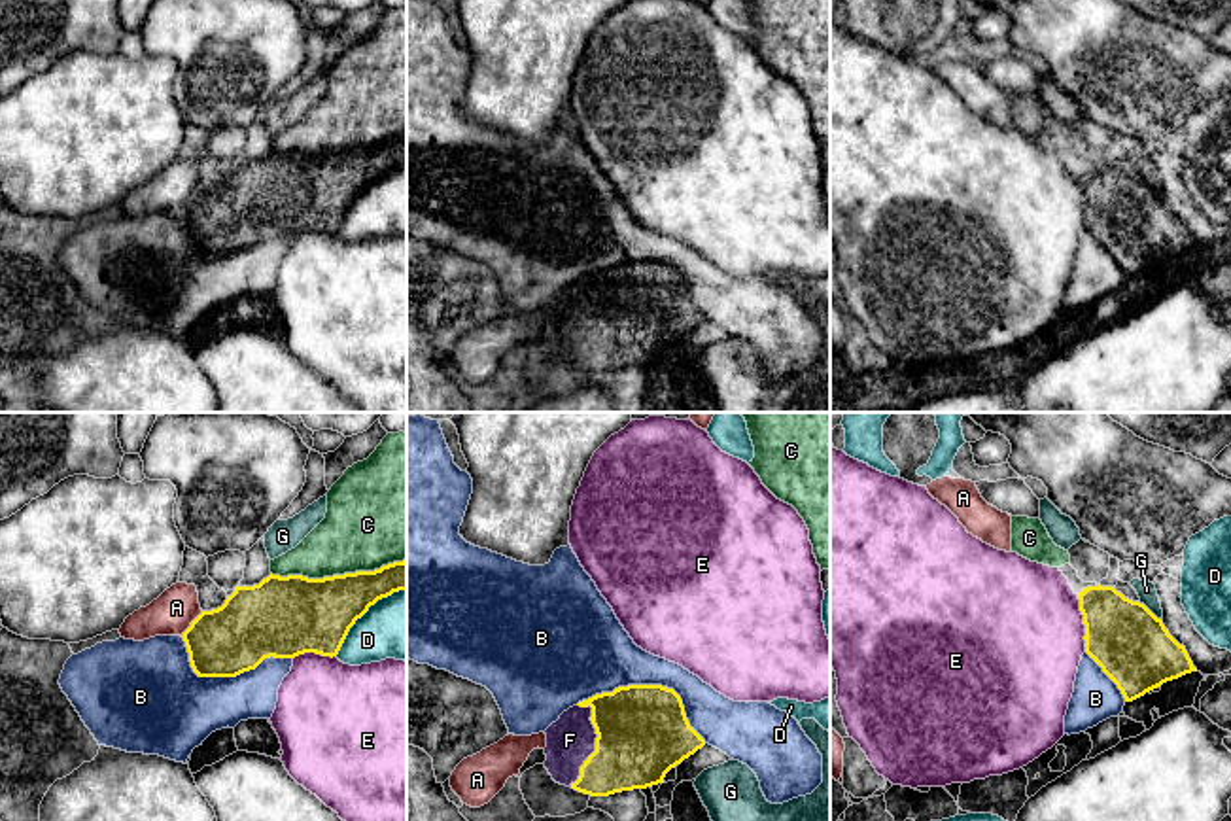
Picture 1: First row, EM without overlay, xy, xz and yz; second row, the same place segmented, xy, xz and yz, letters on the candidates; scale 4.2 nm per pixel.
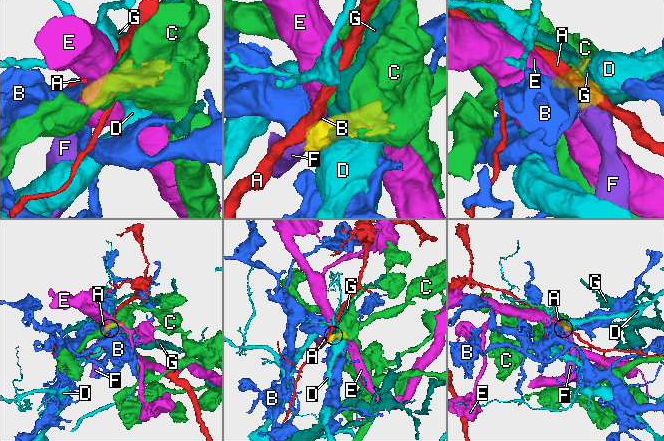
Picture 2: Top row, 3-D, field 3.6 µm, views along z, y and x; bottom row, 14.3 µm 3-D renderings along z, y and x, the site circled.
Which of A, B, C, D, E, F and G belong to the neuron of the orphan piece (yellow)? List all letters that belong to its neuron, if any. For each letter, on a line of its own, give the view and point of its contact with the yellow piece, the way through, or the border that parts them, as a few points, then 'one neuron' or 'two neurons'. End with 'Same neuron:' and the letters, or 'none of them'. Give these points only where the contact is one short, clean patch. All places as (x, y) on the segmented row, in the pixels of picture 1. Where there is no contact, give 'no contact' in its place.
A: meets yellow in xy at (191, 625); border along xy (203, 611), (182, 636); two neurons
B: meets yellow in xz at (651, 685); two neurons
C: meets yellow in xy at (337, 576); two neurons
D: meets yellow in xy at (364, 613); two neurons
E: meets yellow in yz at (1084, 623); two neurons
F: meets yellow in xz at (596, 746); one neuron
G: meets yellow in yz at (1148, 610); two neurons
Same neuron: F

